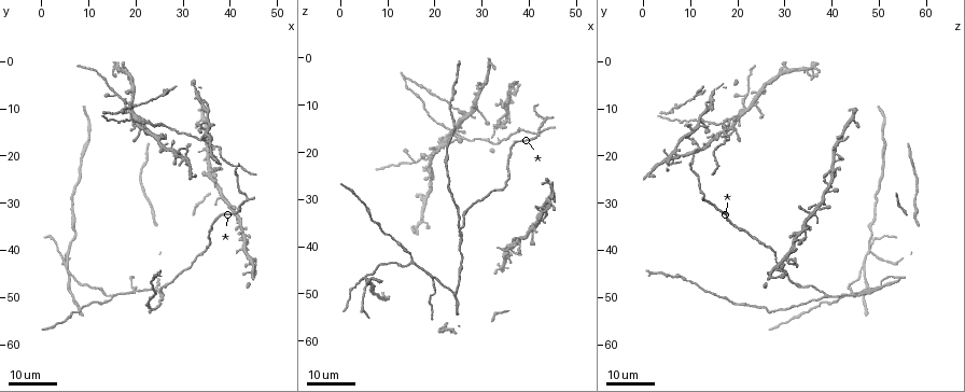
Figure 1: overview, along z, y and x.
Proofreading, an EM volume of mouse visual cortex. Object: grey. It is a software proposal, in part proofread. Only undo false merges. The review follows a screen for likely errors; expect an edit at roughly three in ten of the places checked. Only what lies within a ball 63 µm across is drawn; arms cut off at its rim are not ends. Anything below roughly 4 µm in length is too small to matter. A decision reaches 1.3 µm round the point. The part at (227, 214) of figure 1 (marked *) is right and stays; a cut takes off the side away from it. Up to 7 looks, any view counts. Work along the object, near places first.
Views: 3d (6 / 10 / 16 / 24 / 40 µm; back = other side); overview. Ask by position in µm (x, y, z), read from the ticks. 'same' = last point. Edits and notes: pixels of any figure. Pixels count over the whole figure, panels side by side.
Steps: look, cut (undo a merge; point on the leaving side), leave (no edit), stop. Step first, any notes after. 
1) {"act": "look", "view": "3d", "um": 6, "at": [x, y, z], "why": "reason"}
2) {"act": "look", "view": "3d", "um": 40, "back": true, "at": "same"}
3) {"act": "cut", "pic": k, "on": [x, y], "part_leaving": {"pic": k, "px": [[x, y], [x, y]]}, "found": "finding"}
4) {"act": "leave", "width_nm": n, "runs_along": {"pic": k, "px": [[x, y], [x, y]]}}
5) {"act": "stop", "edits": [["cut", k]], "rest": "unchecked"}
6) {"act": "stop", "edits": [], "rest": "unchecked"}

{"act": "look", "view": "3d", "um": 16, "at": [19.5, 49.0, 46.5], "why": "two arms in line, one across"}

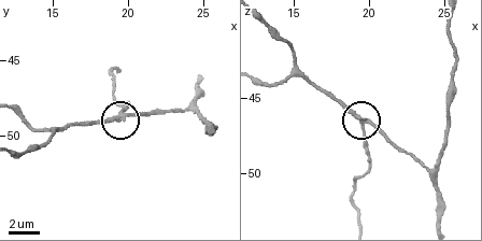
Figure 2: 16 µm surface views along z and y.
{"act": "look", "view": "3d", "um": 10, "at": [19.4, 48.8, 46.4]}

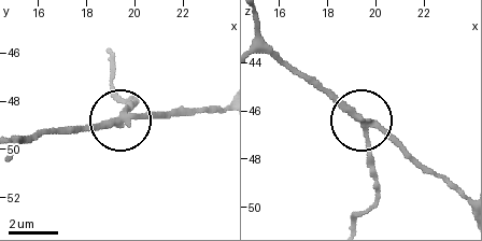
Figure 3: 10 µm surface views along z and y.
{"act": "cut", "pic": 3, "on": [367, 160], "part_leaving": {"pic": 3, "px": [[363, 127], [374, 193], [350, 220]]}, "found": "a second neuron is stuck on"}

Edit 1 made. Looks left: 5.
{"act": "look", "view": "3d", "um": 16, "at": [26.0, 49.5, 38.5], "why": "two arms in line, one across"}

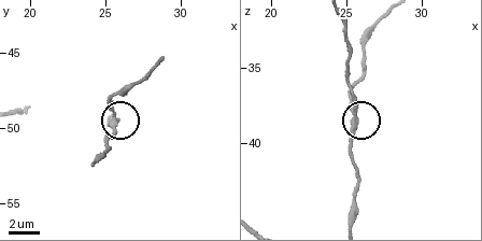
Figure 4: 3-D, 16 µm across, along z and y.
{"act": "look", "view": "3d", "um": 10, "at": [25.6, 49.8, 38.6]}

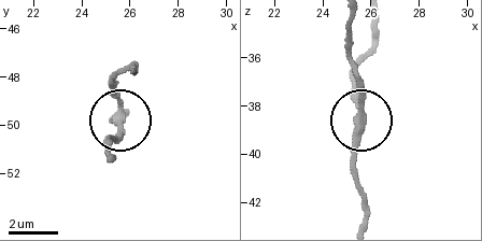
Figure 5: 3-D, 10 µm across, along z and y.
{"act": "leave", "width_nm": 280, "found": "all the same neuron"}

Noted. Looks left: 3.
{"act": "look", "view": "3d", "um": 24, "at": [18.5, 10.5, 22.0], "why": "side arm on a straight run"}

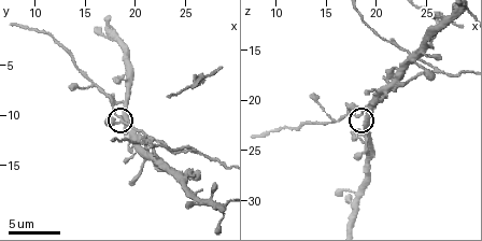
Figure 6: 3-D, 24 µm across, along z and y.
{"act": "look", "view": "3d", "um": 6, "at": [19.0, 10.4, 21.6]}

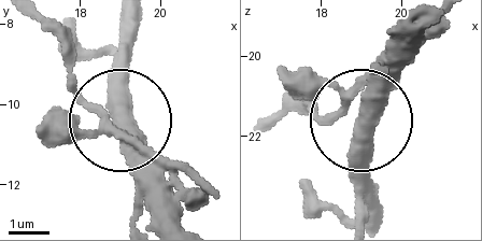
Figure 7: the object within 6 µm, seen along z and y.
{"act": "leave", "width_nm": 380, "runs_along": {"pic": 7, "px": [[210, 184], [162, 164], [87, 98], [73, 57], [50, 29]]}, "found": "continuous, no second neuron"}

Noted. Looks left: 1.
{"act": "stop", "edits": [["cut", 3]], "rest": "unchecked"}

